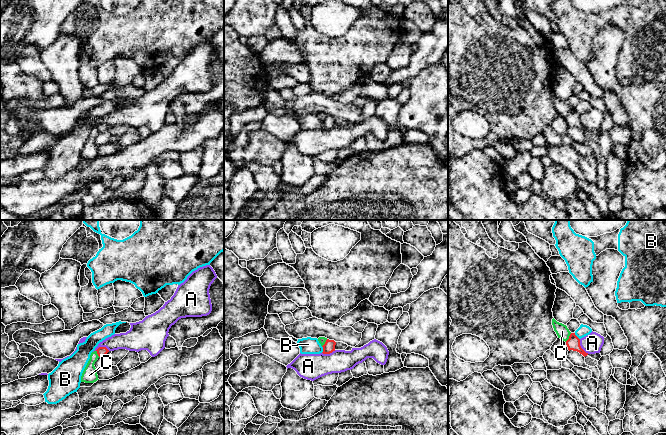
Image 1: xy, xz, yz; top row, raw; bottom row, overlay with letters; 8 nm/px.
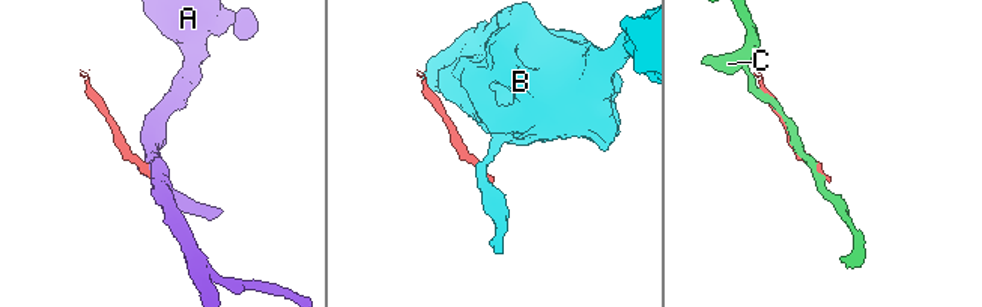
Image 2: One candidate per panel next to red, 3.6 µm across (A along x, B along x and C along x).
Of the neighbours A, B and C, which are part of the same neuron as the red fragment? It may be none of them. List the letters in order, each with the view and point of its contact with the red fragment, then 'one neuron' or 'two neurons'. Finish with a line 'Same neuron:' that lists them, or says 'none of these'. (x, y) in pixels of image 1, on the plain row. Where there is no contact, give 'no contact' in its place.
A: yz (580, 123) | two neurons
B: xz (323, 125) | two neurons
C: yz (569, 113) | two neurons
Same neuron: none of these

